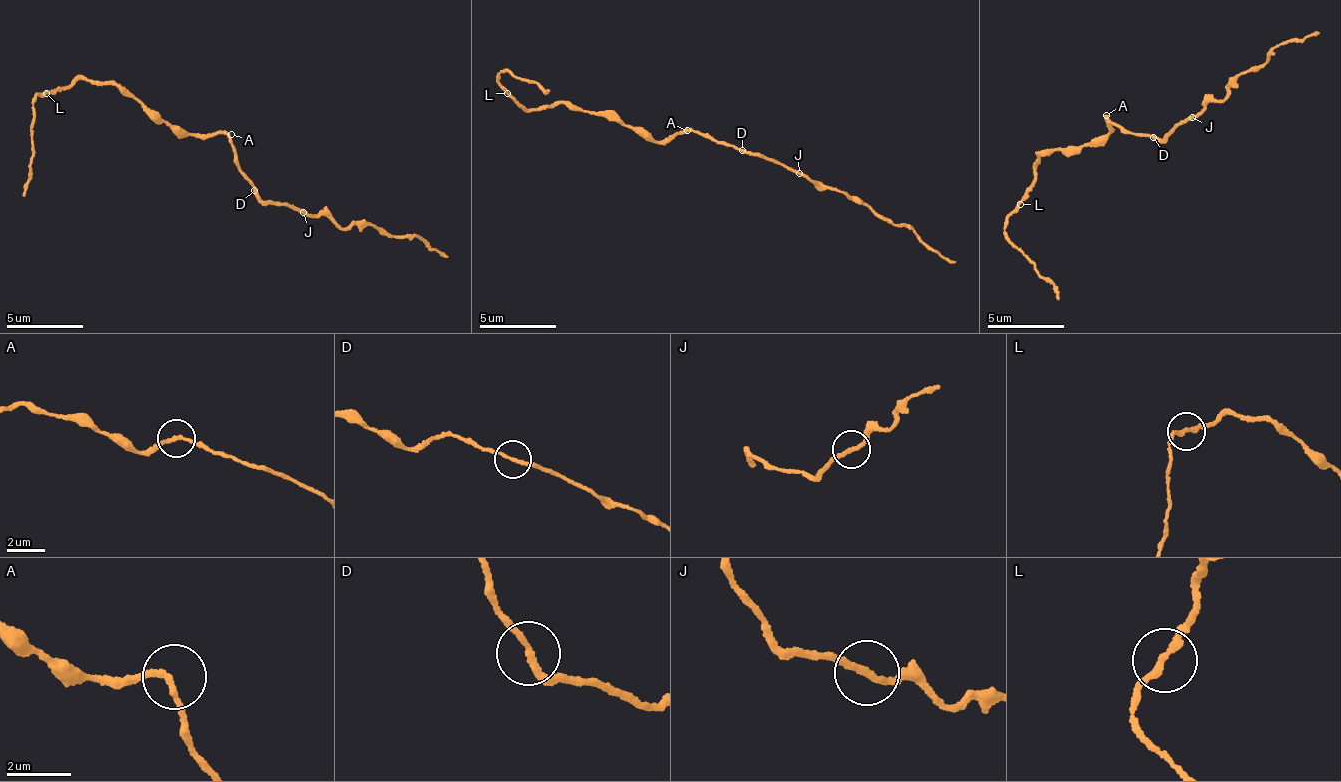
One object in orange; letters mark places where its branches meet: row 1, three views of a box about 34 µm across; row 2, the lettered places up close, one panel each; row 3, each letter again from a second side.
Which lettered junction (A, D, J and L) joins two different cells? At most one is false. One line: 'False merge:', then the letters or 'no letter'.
False merge: no letter

